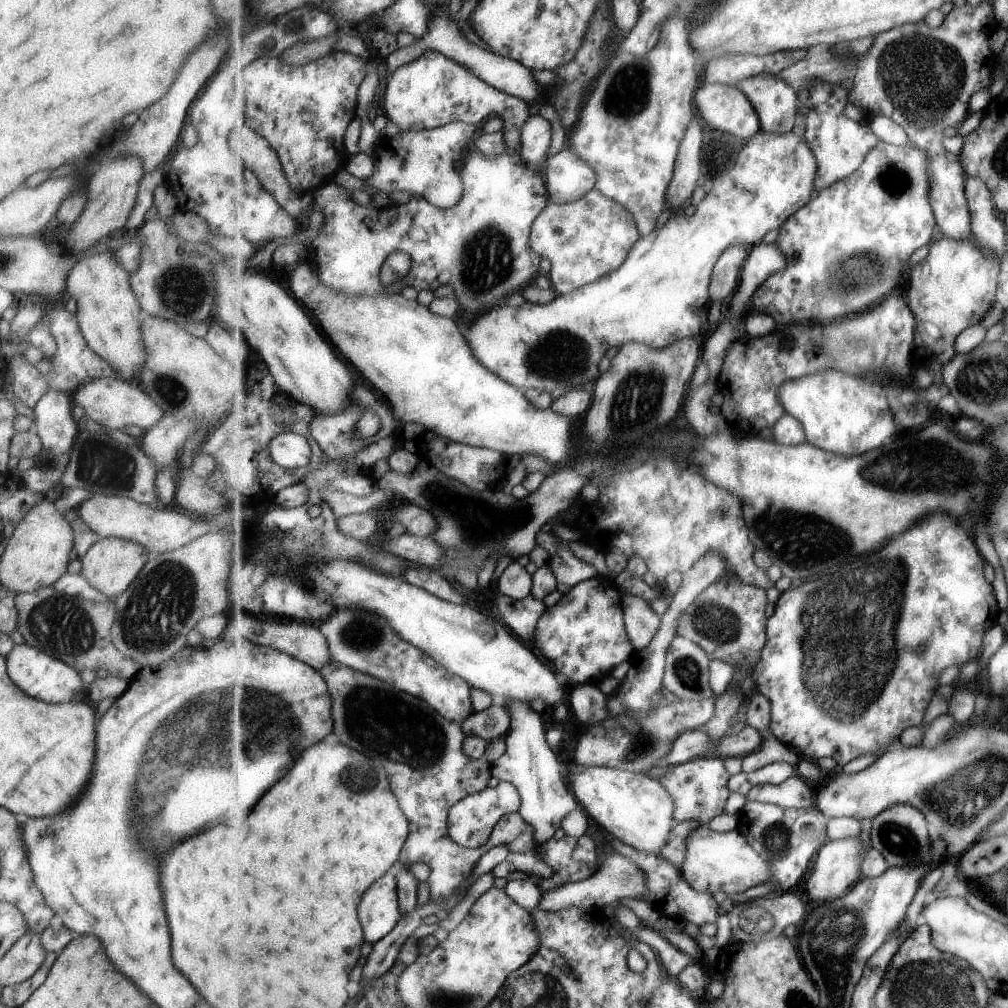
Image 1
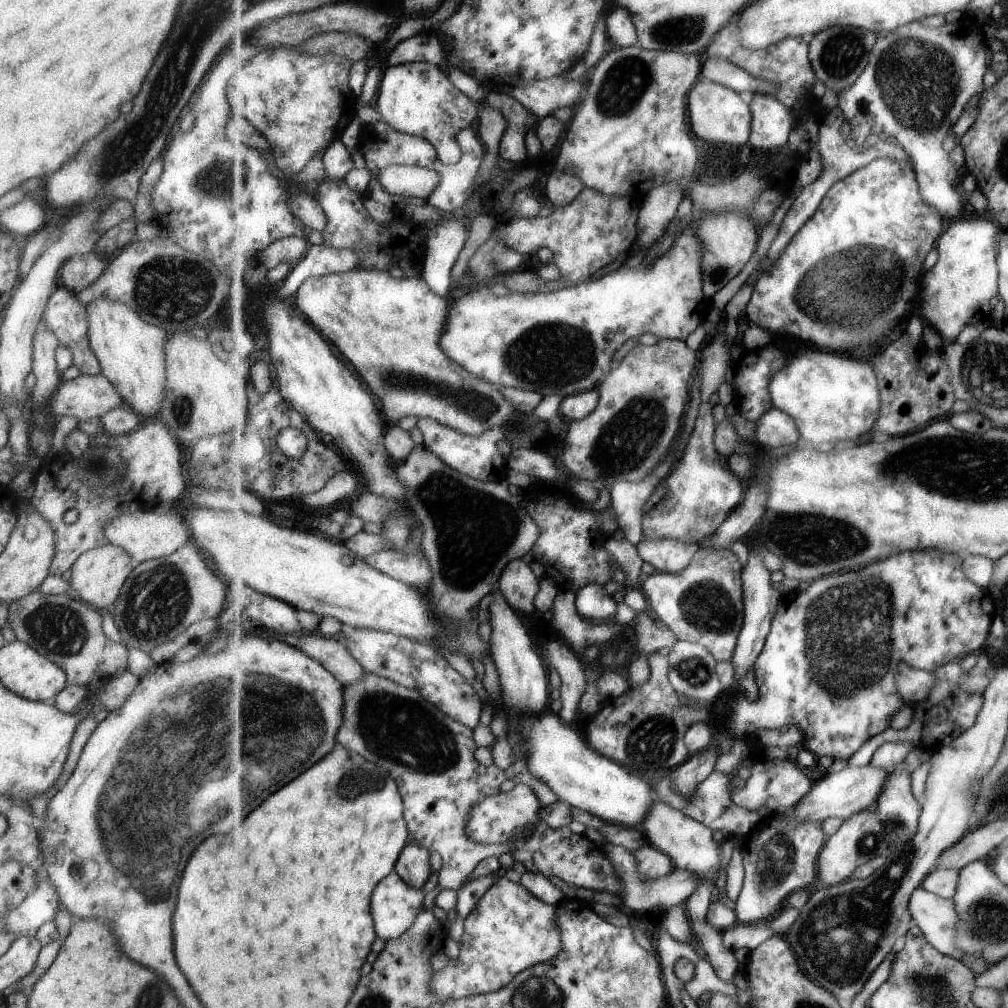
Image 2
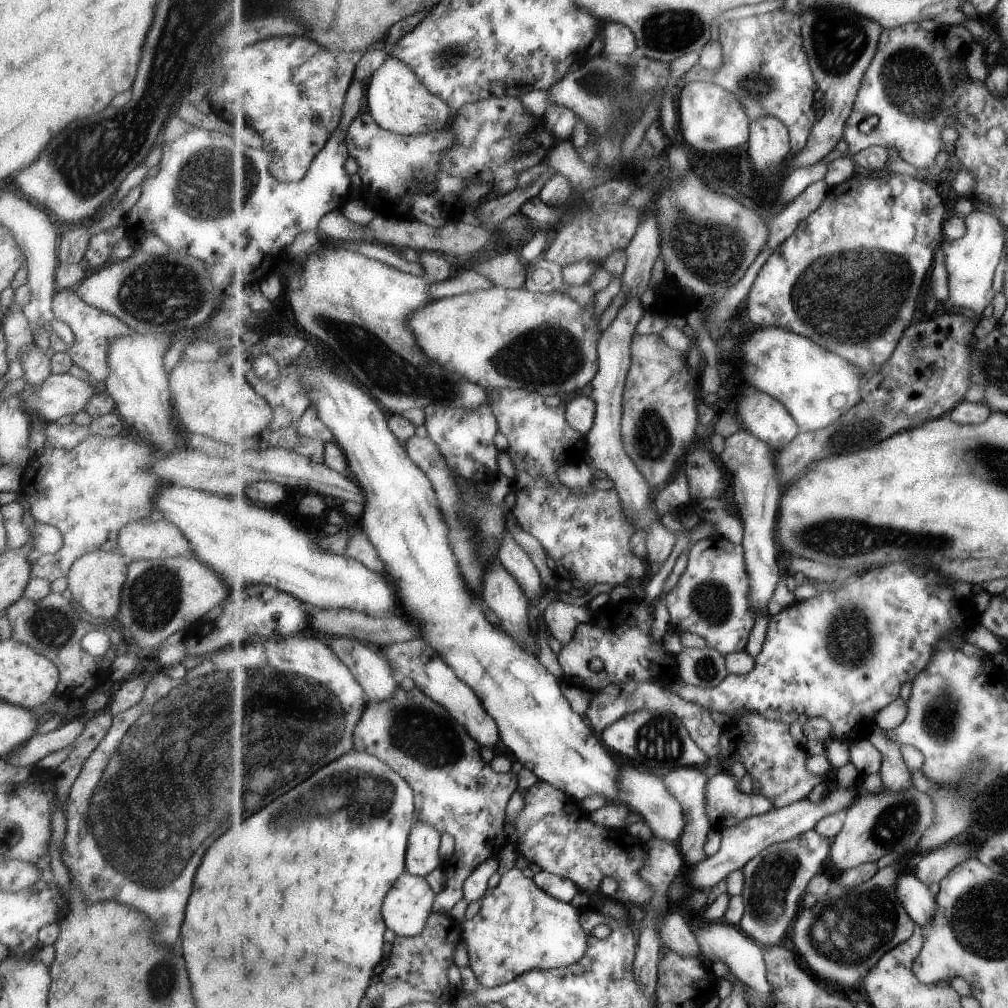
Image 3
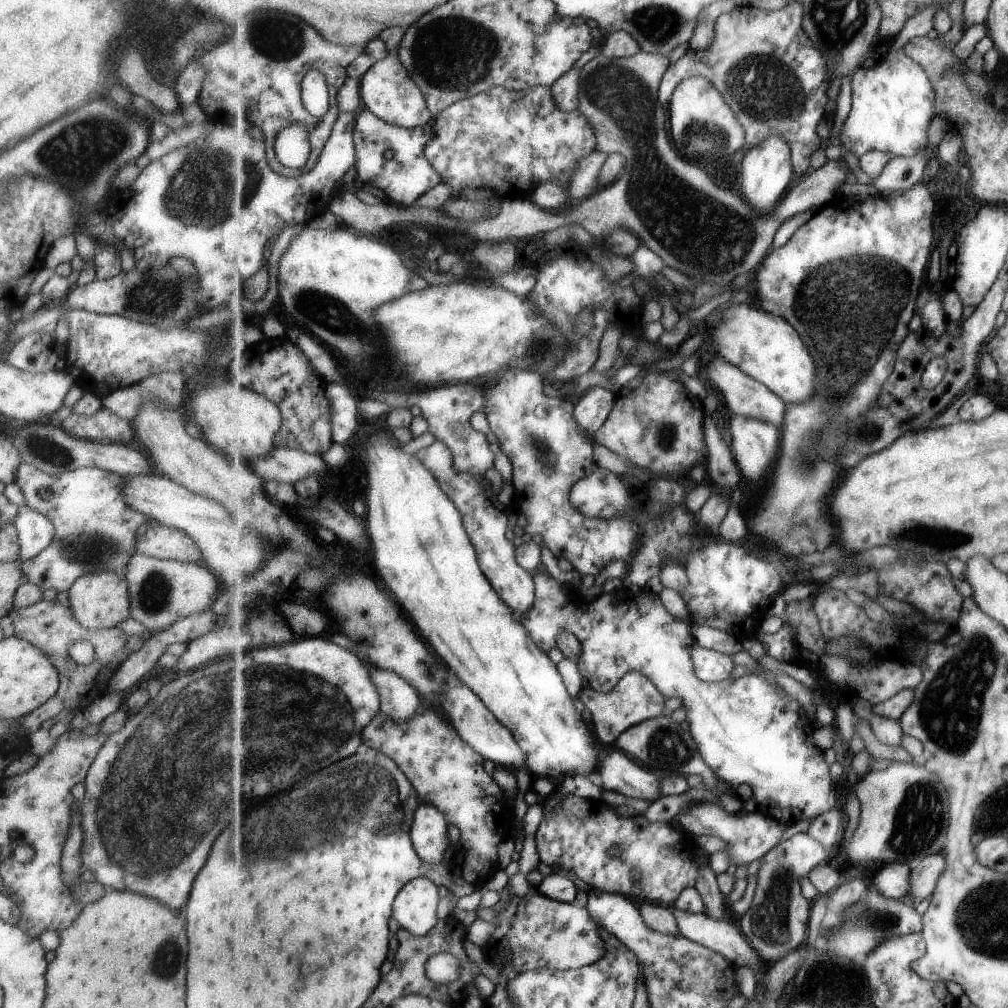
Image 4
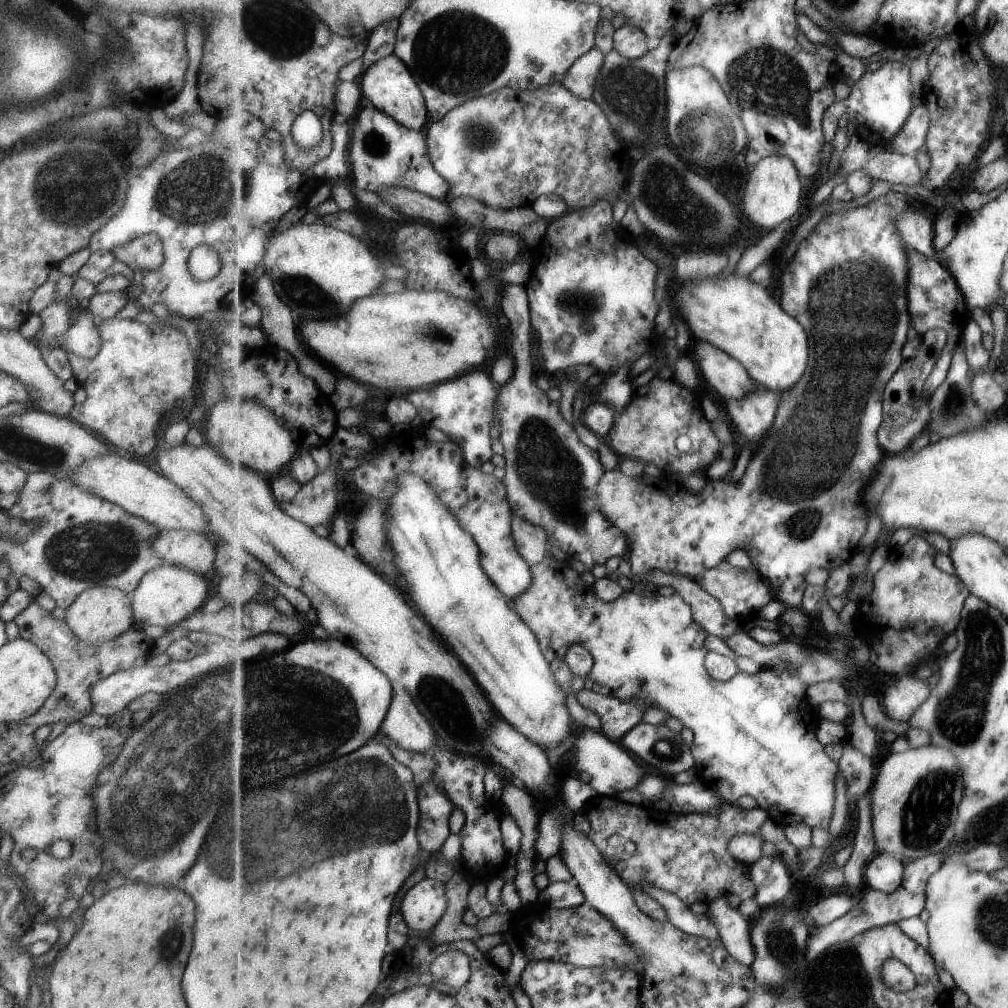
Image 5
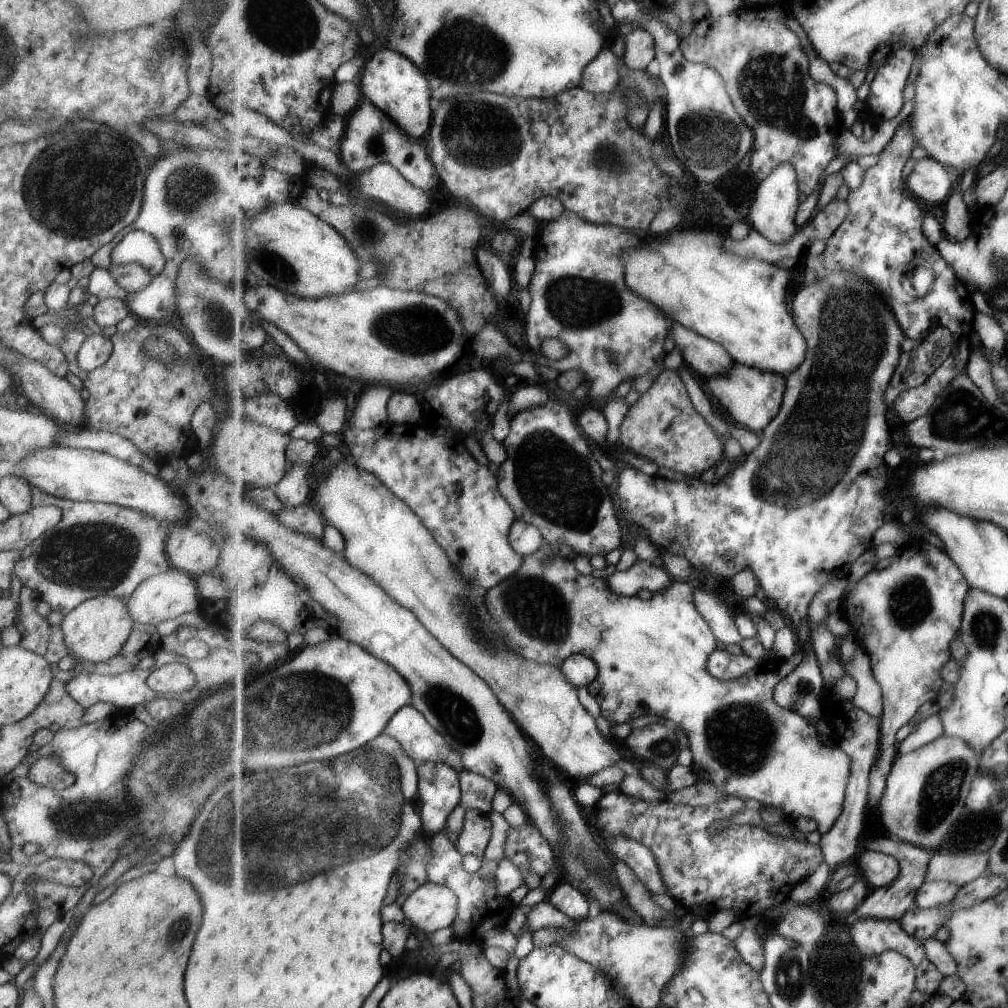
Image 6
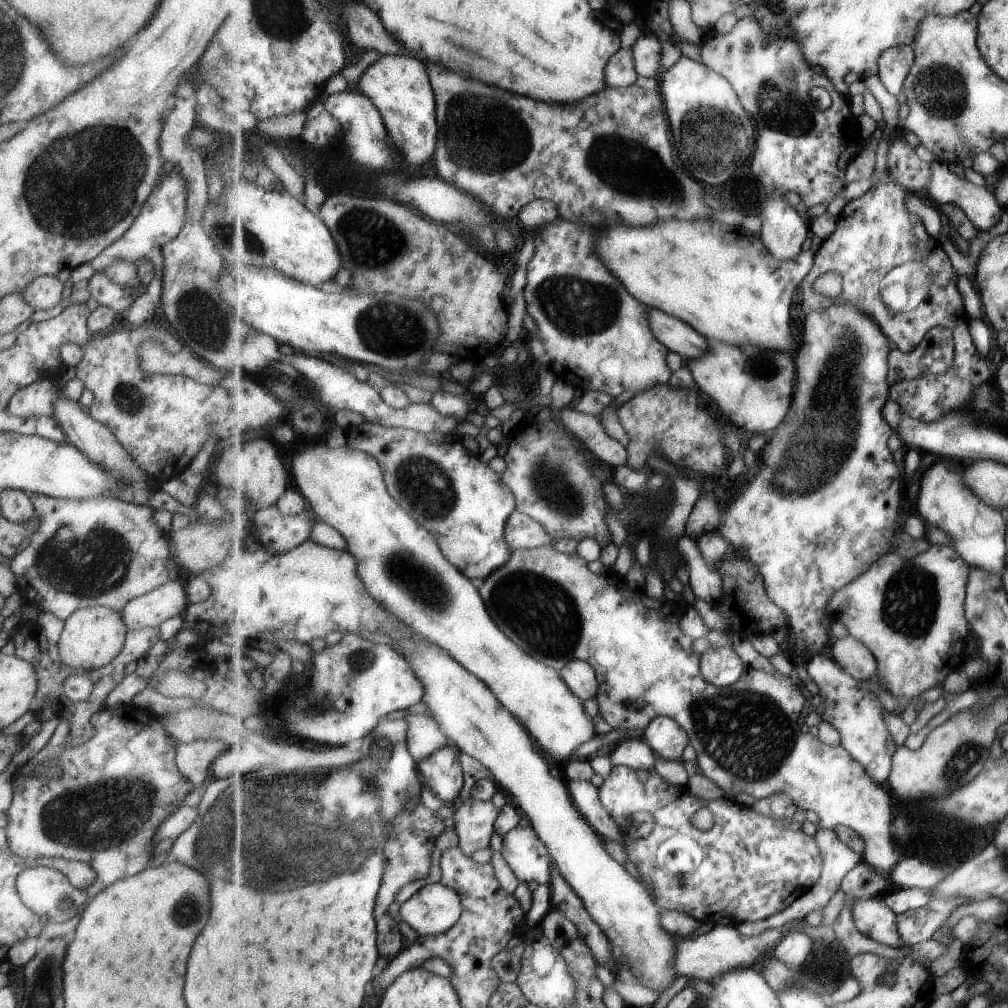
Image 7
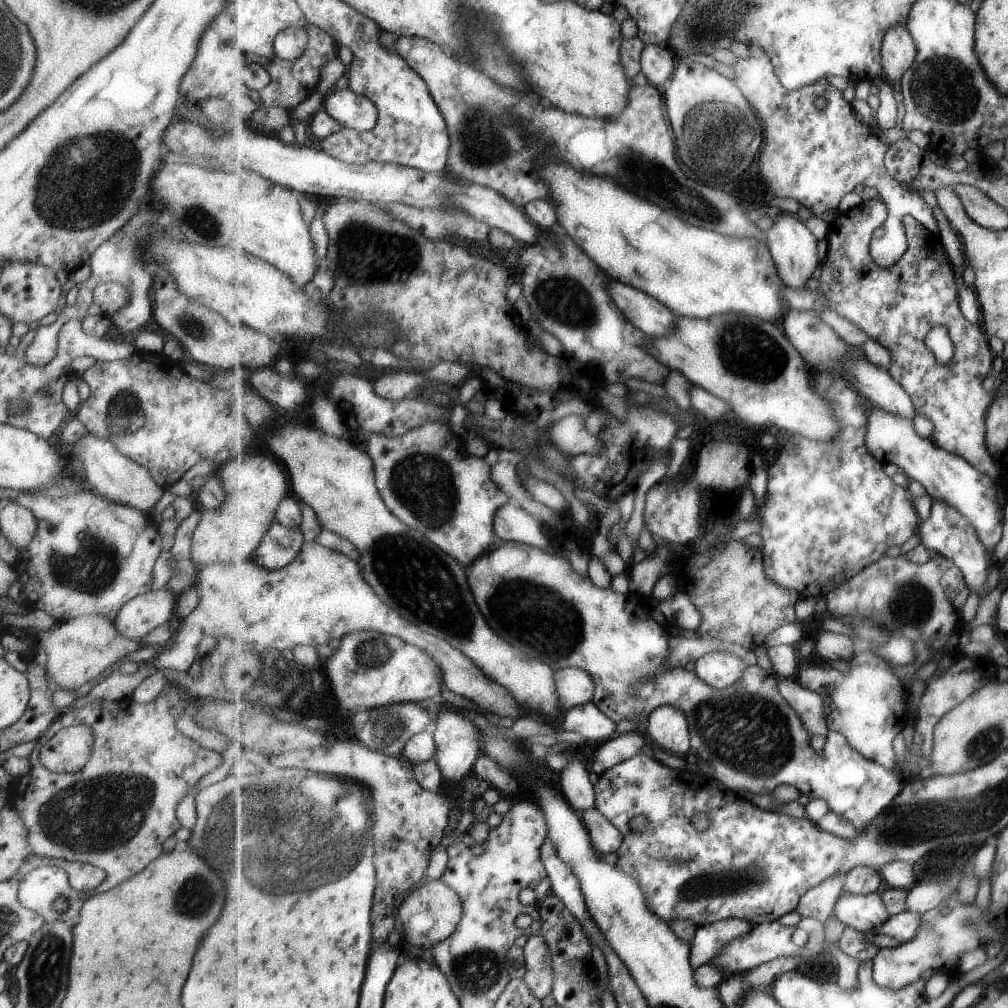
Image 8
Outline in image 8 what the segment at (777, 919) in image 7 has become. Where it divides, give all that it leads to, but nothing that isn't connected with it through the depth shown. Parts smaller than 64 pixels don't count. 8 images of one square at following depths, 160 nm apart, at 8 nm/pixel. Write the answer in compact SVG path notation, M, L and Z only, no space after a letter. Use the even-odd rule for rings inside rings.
M843 872L827 878L820 886L815 886L801 898L796 909L802 917L812 917L827 922L834 915L837 902L841 900L846 886L846 875Z

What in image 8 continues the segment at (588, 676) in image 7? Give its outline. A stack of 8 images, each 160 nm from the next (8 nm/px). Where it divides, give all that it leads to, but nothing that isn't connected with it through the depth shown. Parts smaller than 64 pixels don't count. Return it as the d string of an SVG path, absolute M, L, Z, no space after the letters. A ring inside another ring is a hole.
M568 667L555 674L557 692L563 711L594 701L597 686L595 678L581 668Z

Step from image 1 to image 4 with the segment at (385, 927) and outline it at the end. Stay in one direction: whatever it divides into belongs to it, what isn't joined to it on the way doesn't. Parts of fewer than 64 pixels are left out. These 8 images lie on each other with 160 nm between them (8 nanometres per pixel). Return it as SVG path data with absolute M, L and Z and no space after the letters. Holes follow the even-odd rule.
M425 876L407 882L394 903L393 917L414 936L429 934L437 925L440 888Z

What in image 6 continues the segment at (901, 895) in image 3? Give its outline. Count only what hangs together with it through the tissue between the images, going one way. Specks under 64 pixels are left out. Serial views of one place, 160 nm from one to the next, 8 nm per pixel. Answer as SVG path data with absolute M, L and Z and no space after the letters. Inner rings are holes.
M866 850L858 868L864 874L871 888L889 886L900 875L900 862L887 853Z

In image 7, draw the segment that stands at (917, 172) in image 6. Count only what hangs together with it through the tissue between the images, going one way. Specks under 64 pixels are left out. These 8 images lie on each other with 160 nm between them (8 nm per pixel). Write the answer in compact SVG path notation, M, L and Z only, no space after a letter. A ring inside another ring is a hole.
M937 160L932 162L932 179L929 184L927 191L936 202L941 205L949 203L960 206L980 231L995 228L1001 220L1001 214L1005 211L1005 208L997 202L994 193L989 188L985 188L976 177L971 175L961 179L949 170L948 163Z

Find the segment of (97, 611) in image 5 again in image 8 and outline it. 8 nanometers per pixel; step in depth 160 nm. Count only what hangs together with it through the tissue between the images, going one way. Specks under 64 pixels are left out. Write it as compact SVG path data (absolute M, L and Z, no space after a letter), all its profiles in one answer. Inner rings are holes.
M99 614L82 615L57 624L53 630L38 632L35 636L37 647L45 650L45 673L57 684L57 689L73 691L101 672L119 658L139 650L139 642L128 640L117 632L113 622Z

